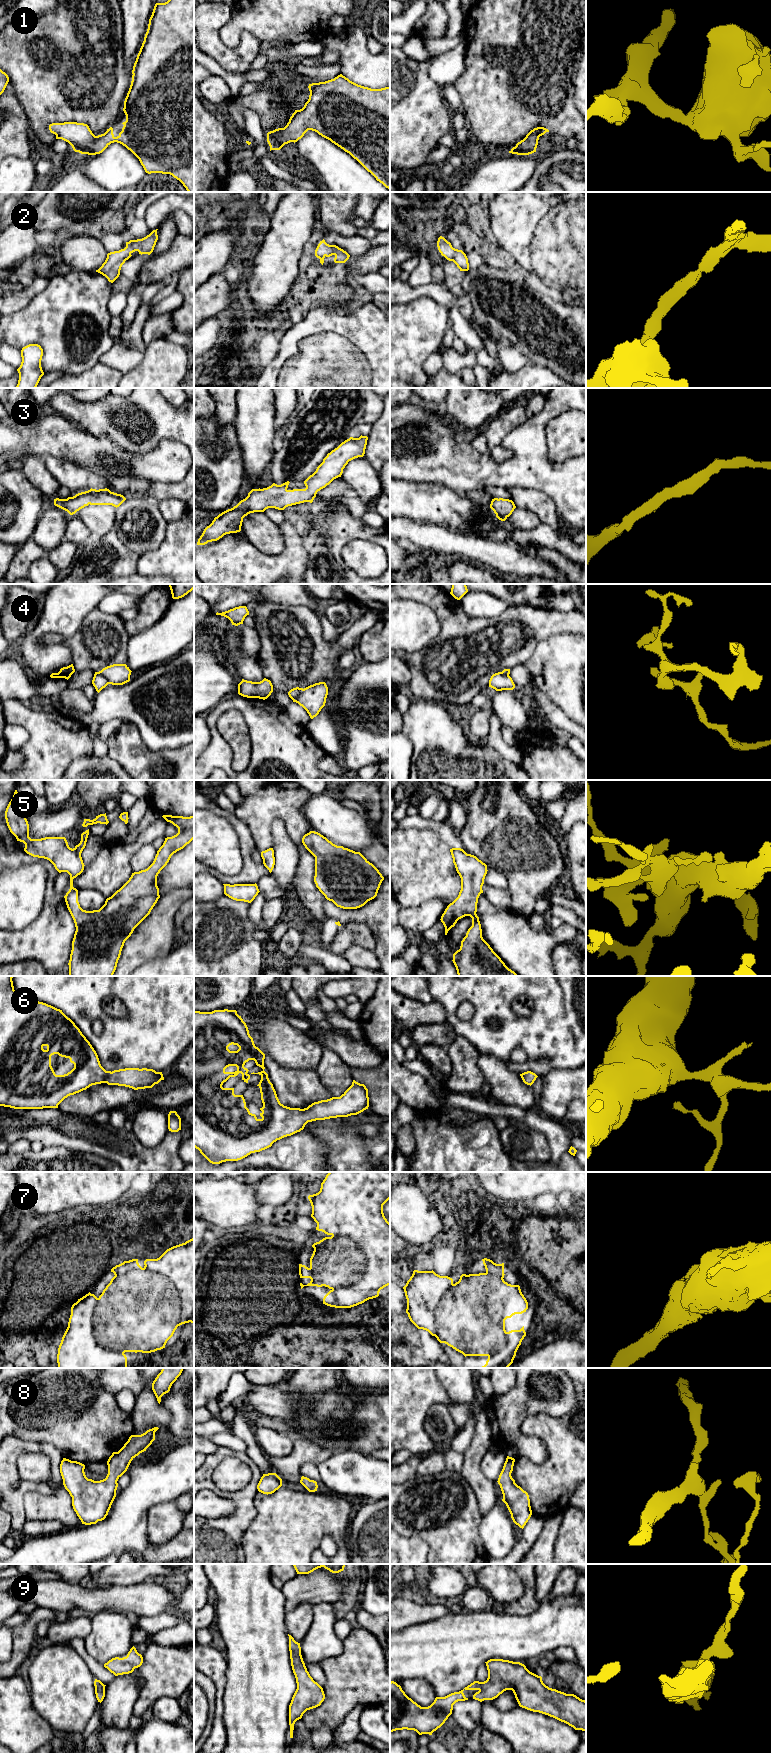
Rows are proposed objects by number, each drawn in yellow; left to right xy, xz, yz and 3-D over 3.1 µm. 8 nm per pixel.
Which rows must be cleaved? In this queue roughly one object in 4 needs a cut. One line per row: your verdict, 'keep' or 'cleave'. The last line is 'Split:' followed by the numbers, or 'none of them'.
1: keep
2: keep
3: keep
4: cleave
5: keep
6: keep
7: keep
8: keep
9: keep
Split: 4

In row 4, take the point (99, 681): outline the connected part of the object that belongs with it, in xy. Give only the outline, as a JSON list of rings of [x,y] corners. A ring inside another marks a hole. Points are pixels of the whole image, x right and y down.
[[[95,672],[92,684],[95,687],[96,691],[99,693],[109,684],[109,682],[102,674],[100,674],[99,672]]]

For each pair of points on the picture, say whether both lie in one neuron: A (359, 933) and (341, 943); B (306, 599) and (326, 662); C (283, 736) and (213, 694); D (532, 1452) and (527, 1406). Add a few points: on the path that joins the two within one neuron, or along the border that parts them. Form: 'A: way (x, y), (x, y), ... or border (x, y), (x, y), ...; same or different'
A: way (355, 933), (351, 933), (345, 939); same
B: border (285, 604), (306, 605), (315, 612); different
C: border (237, 693), (226, 696), (207, 713); different
D: way (521, 1441), (516, 1436), (516, 1417); same

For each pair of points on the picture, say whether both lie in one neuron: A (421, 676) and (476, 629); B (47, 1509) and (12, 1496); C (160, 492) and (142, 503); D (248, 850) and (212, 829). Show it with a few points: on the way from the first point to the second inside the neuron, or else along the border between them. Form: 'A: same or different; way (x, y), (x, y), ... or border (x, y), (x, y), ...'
A: same; way (435, 672), (464, 643)
B: different; border (47, 1495), (28, 1492), (24, 1496), (26, 1519)
C: different; border (153, 499), (156, 502)
D: different; border (231, 823), (239, 841), (242, 868)

